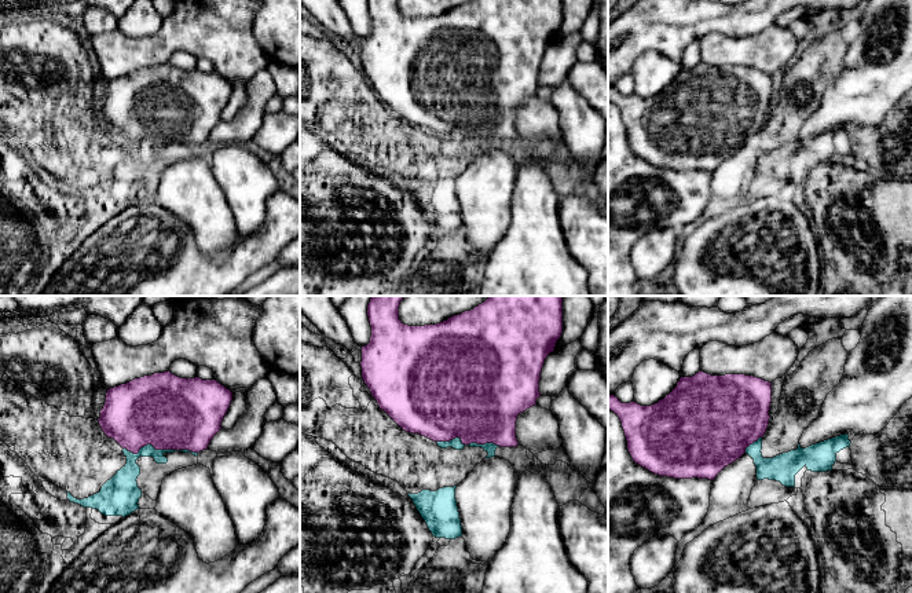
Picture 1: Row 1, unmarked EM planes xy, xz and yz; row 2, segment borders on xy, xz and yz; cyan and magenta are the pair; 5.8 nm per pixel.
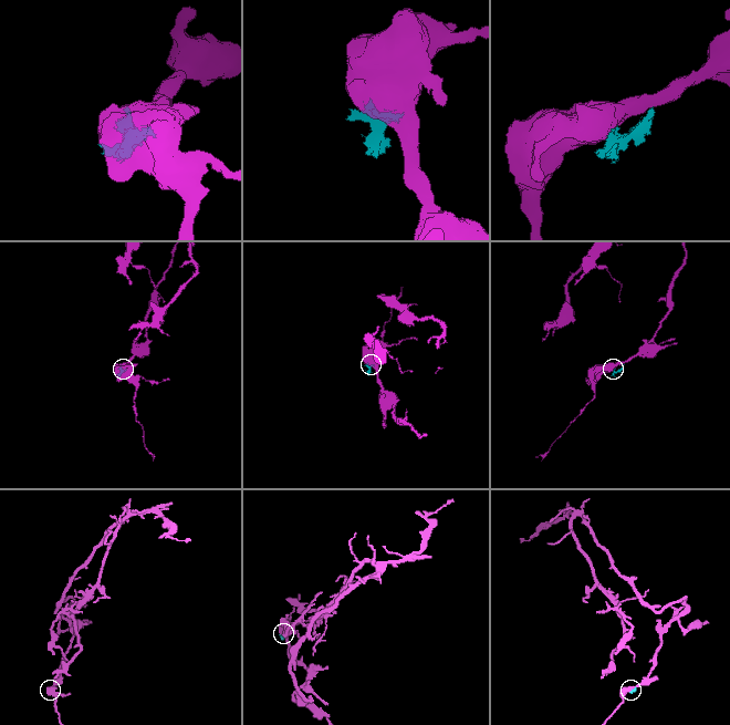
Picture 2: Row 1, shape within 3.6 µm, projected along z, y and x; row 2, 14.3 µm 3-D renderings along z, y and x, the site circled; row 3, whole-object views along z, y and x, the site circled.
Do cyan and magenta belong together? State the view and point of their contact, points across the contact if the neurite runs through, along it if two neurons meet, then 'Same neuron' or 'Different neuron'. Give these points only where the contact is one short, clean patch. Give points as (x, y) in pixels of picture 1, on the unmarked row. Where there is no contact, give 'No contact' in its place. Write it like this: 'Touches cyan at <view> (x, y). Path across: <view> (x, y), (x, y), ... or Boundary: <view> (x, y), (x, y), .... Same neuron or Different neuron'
Touches cyan at xy (161, 142). Different neuron

